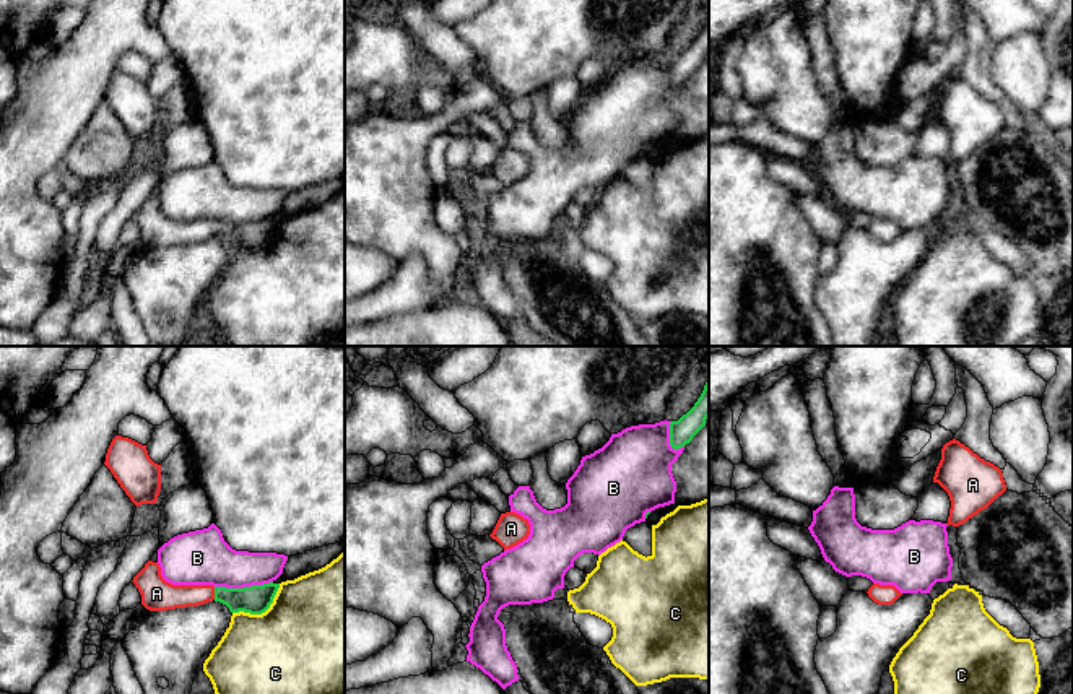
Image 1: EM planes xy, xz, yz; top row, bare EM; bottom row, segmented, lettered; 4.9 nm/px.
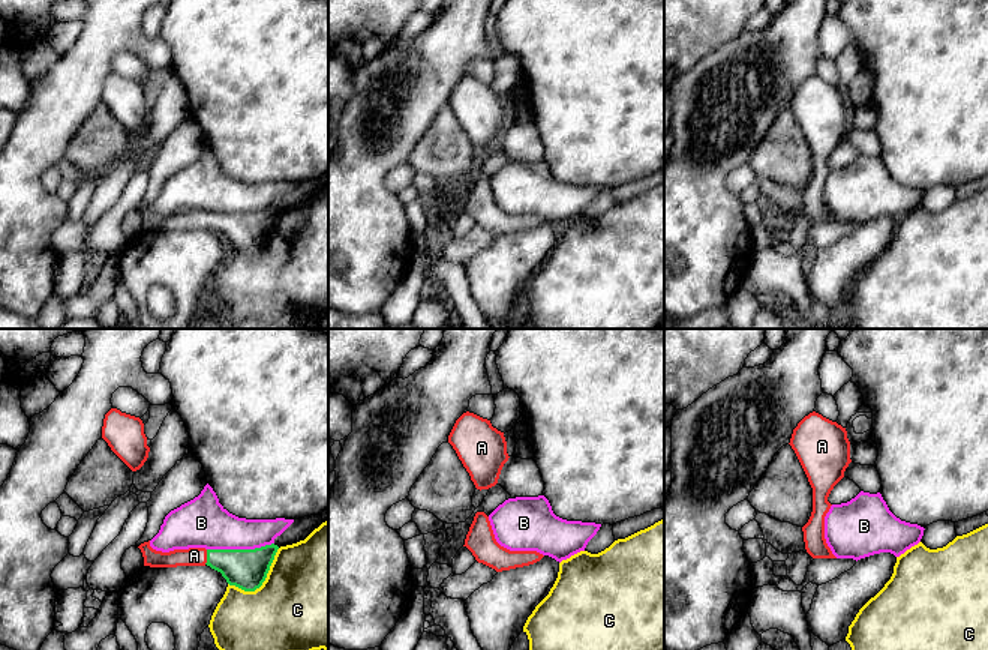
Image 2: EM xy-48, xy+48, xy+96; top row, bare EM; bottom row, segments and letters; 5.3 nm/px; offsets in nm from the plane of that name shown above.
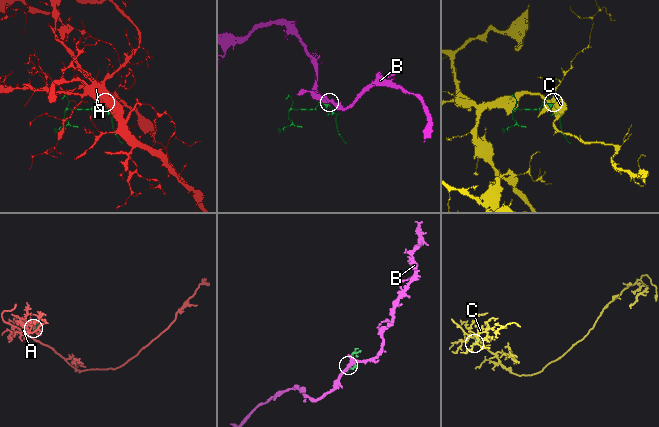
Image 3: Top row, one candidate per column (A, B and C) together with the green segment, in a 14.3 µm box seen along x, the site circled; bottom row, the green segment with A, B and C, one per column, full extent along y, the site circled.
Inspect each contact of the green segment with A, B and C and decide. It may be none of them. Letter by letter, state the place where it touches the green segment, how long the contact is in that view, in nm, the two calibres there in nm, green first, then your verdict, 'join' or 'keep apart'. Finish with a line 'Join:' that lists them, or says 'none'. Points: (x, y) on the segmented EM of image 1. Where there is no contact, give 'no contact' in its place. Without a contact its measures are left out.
A: xy (215, 594) | 60 nm | 140/140 nm | join
B: xy (244, 587) | 280 nm | 140/280 nm | keep apart
C: xy (262, 611) | 280 nm | 140/480 nm | keep apart
Join: A

